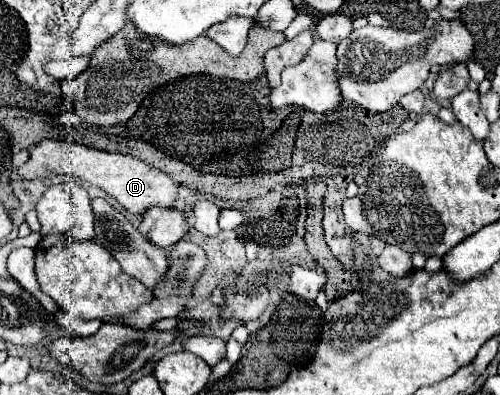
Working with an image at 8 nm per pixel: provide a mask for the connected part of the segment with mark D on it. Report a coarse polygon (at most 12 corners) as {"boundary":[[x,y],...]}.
{"boundary":[[41,141],[21,179],[79,177],[133,215],[181,187],[135,155]]}

